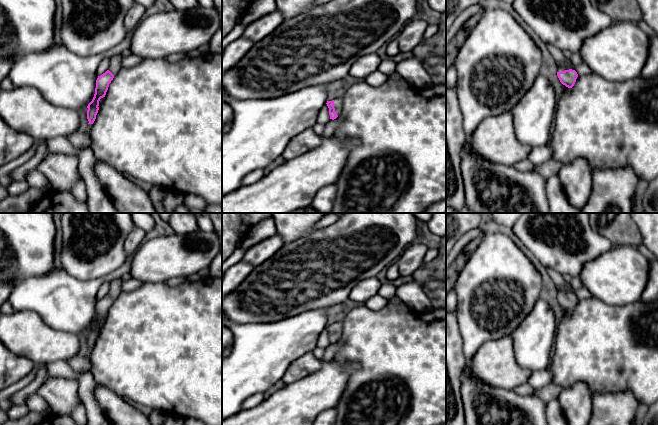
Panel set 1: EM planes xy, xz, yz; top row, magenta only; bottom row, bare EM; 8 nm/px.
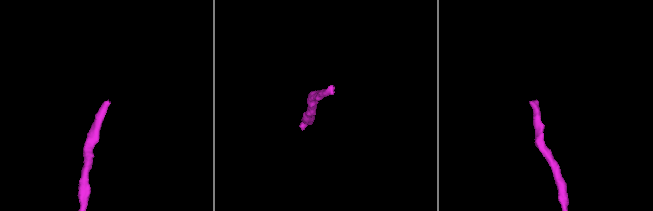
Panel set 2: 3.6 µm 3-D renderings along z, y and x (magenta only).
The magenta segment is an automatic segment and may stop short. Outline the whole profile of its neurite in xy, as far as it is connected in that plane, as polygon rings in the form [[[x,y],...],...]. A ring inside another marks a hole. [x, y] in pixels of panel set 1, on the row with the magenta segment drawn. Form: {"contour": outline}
{"contour": [[[114,55],[110,58],[110,66],[108,70],[102,75],[98,76],[96,80],[96,88],[95,94],[92,101],[88,104],[87,108],[87,119],[89,121],[88,124],[93,124],[96,115],[99,110],[99,101],[101,98],[105,97],[106,92],[108,90],[109,84],[113,80],[114,76],[120,71],[122,68],[122,57],[120,55]]]}

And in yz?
{"contour": [[[557,65],[557,76],[563,85],[572,88],[576,82],[578,74],[575,70],[563,68]]]}

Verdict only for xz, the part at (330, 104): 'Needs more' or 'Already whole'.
Needs more

